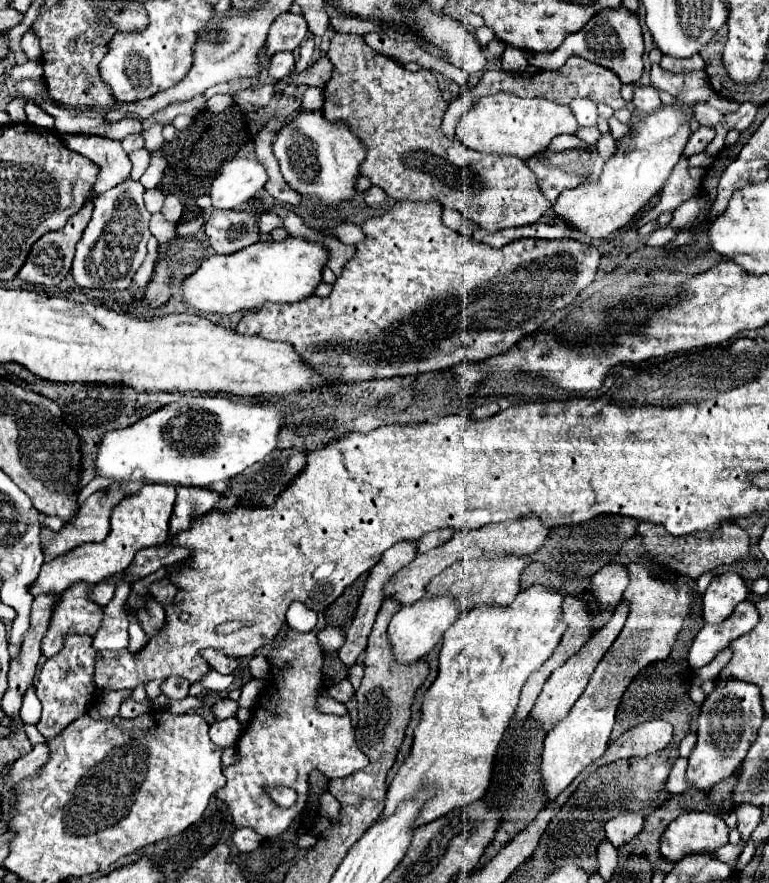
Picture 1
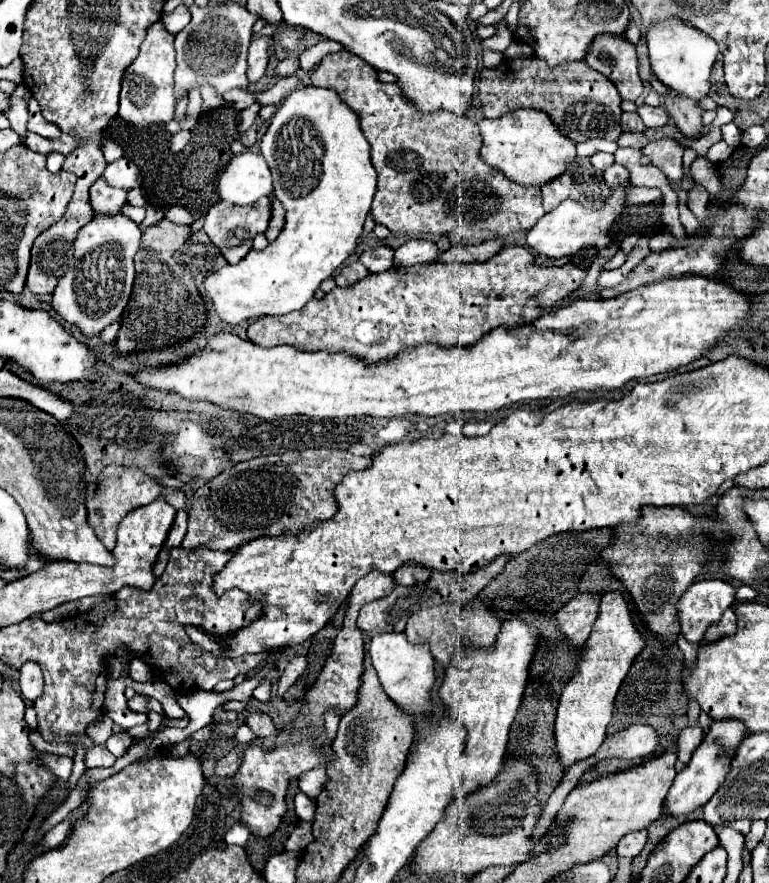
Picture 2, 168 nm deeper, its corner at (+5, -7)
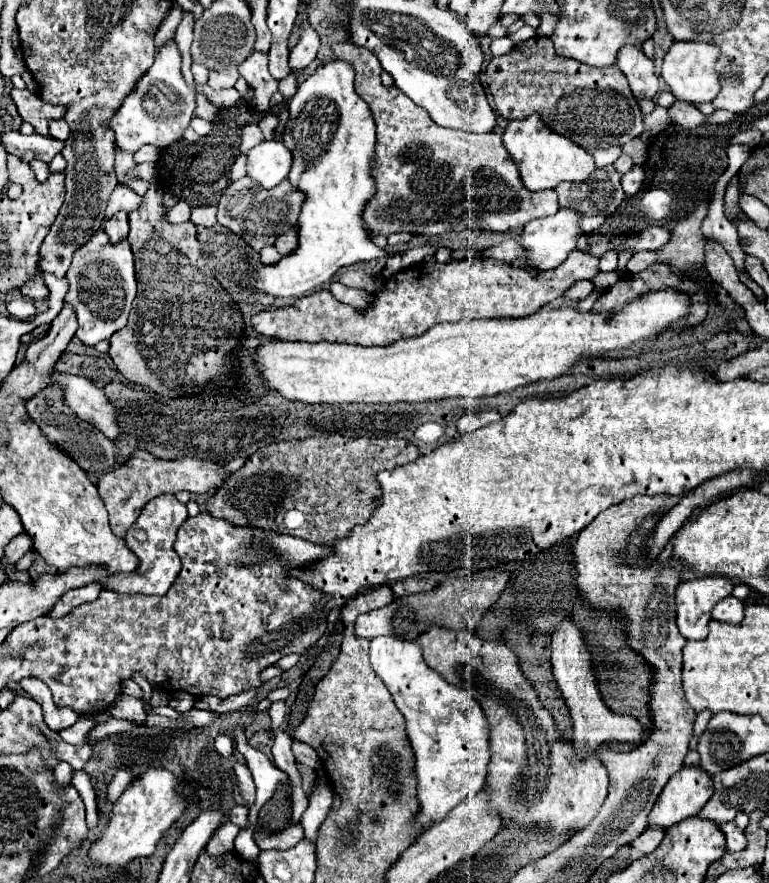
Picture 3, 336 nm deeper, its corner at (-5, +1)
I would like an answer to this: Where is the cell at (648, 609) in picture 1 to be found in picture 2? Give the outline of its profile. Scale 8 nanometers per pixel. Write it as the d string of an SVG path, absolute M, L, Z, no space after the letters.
M606 592L602 596L596 626L592 628L592 634L584 644L582 664L562 690L558 702L554 738L562 770L568 770L572 764L590 758L604 742L618 688L644 646L646 636L638 630L622 592Z

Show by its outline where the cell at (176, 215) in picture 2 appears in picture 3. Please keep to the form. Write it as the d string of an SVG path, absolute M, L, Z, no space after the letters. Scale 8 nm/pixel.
M202 206L202 208L194 208L192 210L192 218L194 224L202 224L206 228L212 228L216 224L216 206Z

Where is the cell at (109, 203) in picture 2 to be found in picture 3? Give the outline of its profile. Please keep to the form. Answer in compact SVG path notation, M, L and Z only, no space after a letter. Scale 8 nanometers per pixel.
M120 211L114 218L110 218L106 222L106 228L104 232L108 234L110 238L110 244L118 244L122 240L128 238L128 230L130 230L128 213L125 211Z

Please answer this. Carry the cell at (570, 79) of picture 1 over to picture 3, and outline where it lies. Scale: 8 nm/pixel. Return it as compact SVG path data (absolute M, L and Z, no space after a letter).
M534 36L500 58L492 58L486 78L494 104L506 120L524 120L532 112L556 134L570 138L586 152L622 146L644 132L642 112L618 66L594 68L558 56L550 38Z

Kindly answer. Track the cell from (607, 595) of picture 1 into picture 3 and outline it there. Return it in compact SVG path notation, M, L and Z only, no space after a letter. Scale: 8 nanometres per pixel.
M570 618L558 624L556 632L552 634L552 672L558 682L558 688L562 690L562 696L566 700L566 706L572 716L572 726L574 726L574 746L580 756L584 756L590 750L596 750L604 742L632 742L640 744L648 738L650 730L642 728L640 722L632 716L620 716L614 714L612 710L606 708L606 704L600 698L596 678L592 674L592 664L590 664L592 652L584 644L582 632L574 626Z

